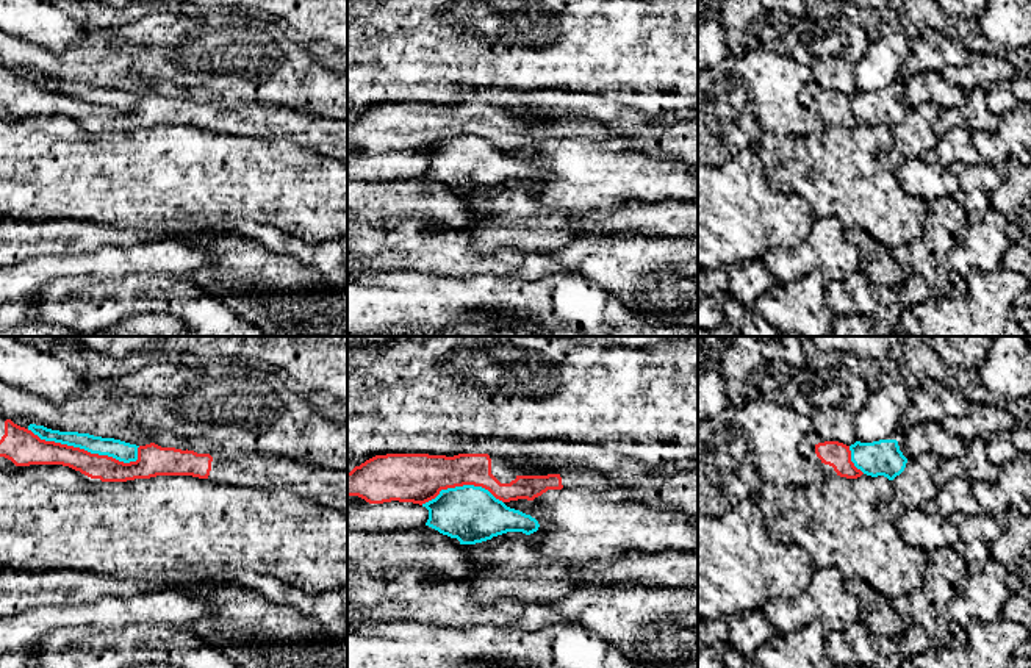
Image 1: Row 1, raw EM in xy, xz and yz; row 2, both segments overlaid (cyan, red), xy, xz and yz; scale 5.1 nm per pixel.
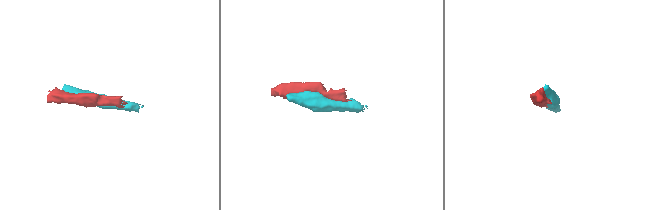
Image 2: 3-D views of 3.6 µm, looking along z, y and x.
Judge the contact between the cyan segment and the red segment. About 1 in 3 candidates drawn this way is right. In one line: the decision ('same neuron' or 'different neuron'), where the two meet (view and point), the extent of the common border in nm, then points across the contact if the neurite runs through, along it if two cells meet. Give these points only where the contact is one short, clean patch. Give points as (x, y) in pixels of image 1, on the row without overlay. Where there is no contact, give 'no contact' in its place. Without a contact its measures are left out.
different neuron | xy (83, 97) | 600 nm

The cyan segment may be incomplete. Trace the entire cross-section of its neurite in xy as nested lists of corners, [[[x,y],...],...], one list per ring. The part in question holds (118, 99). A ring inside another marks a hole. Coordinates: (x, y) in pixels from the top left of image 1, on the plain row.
[[[30,74],[28,80],[31,80],[41,89],[80,97],[91,103],[108,105],[124,113],[138,110],[139,95],[120,89],[102,88],[78,81],[59,81],[36,74]]]

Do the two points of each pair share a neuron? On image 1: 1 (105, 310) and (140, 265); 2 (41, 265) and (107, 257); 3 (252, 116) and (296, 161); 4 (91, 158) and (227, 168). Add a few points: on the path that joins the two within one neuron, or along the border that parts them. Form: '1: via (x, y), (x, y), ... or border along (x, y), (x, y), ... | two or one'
1: border along (169, 274), (129, 274), (107, 279) | two
2: via (57, 265), (91, 265) | one
3: border along (243, 135), (291, 138), (308, 150) | two
4: via (125, 168), (193, 168) | one

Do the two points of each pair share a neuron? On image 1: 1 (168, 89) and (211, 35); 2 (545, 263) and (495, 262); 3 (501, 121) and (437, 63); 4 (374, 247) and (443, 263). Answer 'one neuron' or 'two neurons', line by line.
1: two neurons
2: one neuron
3: two neurons
4: one neuron

